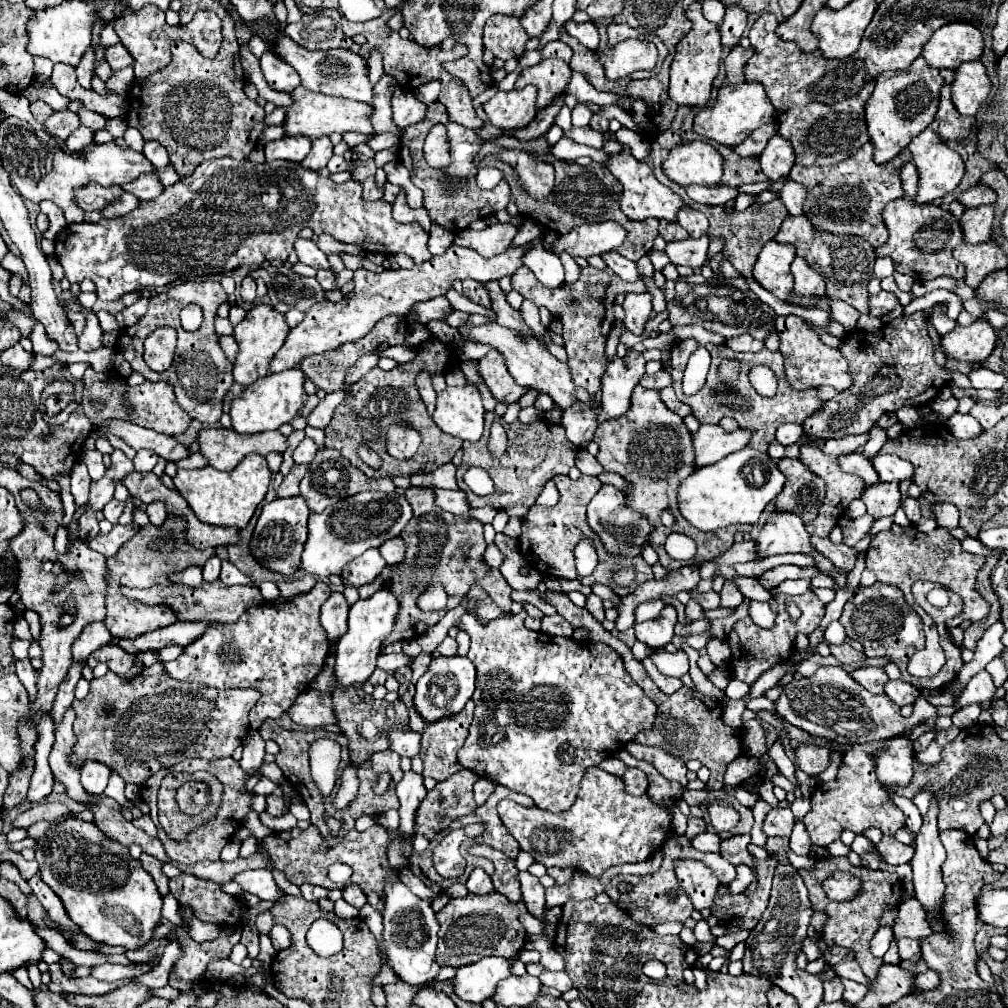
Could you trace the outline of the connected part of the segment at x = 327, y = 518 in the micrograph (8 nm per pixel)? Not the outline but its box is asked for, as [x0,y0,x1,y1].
[302,491,412,579]

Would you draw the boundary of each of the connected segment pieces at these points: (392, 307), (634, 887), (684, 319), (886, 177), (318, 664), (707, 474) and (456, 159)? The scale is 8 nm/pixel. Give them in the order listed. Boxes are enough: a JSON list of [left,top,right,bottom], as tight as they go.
[[268,245,528,373],[606,837,736,927],[660,275,776,339],[790,143,910,247],[164,581,330,729],[678,447,786,531],[400,103,510,231]]

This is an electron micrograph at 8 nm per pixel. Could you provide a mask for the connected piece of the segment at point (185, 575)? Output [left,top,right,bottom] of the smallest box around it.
[174,567,202,587]

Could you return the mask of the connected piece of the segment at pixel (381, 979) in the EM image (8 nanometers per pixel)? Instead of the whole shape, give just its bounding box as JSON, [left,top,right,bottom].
[374,939,402,985]

